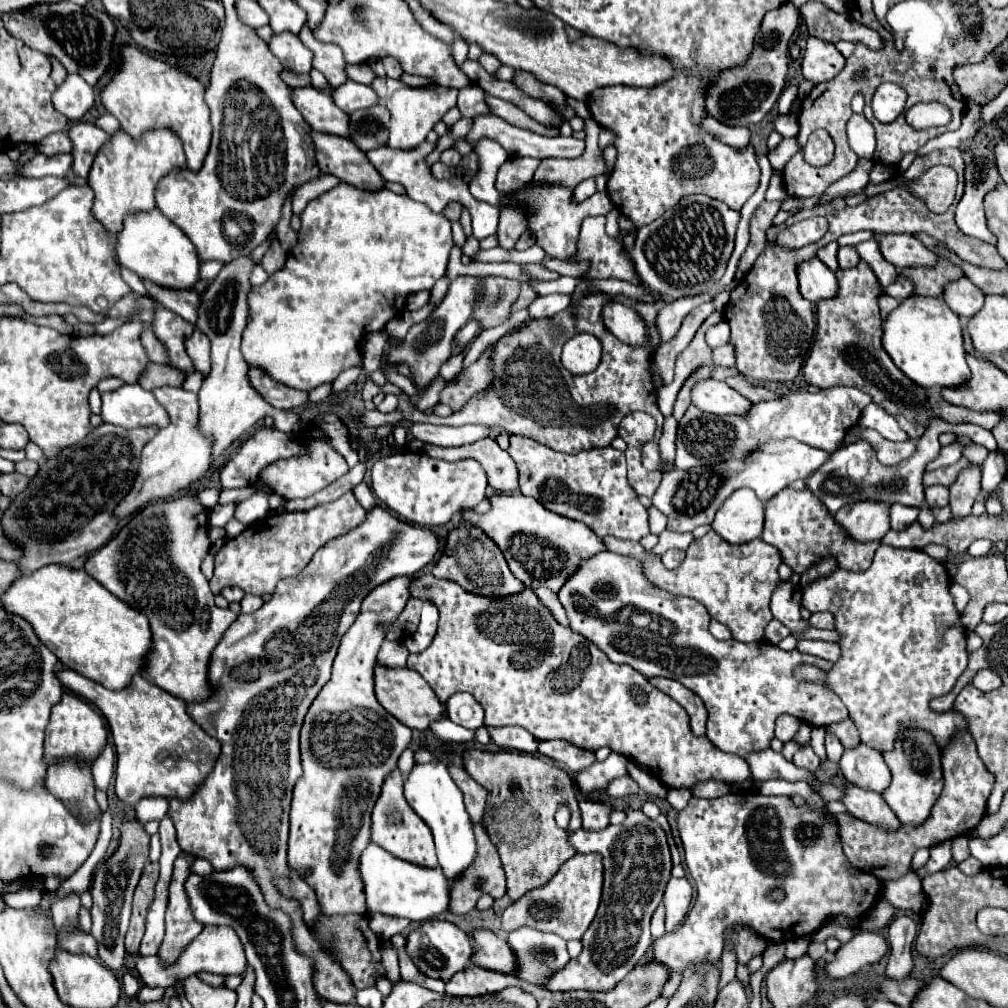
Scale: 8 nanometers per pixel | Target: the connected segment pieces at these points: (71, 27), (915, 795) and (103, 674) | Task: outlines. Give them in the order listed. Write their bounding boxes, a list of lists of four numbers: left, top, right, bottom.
[[3,1,115,87],[883,729,943,827],[1,565,153,689]]

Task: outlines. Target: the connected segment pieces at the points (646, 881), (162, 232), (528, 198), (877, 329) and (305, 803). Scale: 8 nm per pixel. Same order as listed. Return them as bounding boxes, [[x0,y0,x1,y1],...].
[[547,807,671,991],[117,209,201,291],[509,181,613,259],[805,263,927,417],[287,577,411,917]]

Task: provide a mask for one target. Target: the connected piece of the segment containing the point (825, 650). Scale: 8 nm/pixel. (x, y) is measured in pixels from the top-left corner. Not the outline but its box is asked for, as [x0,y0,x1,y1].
[797,639,839,663]

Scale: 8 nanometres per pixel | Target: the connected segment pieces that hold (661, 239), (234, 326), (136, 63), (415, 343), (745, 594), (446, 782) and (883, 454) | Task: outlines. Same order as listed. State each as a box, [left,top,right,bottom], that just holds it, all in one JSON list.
[[631,195,739,299],[197,257,299,461],[101,47,211,171],[387,277,483,385],[603,531,781,641],[405,763,477,883],[861,429,915,465]]

